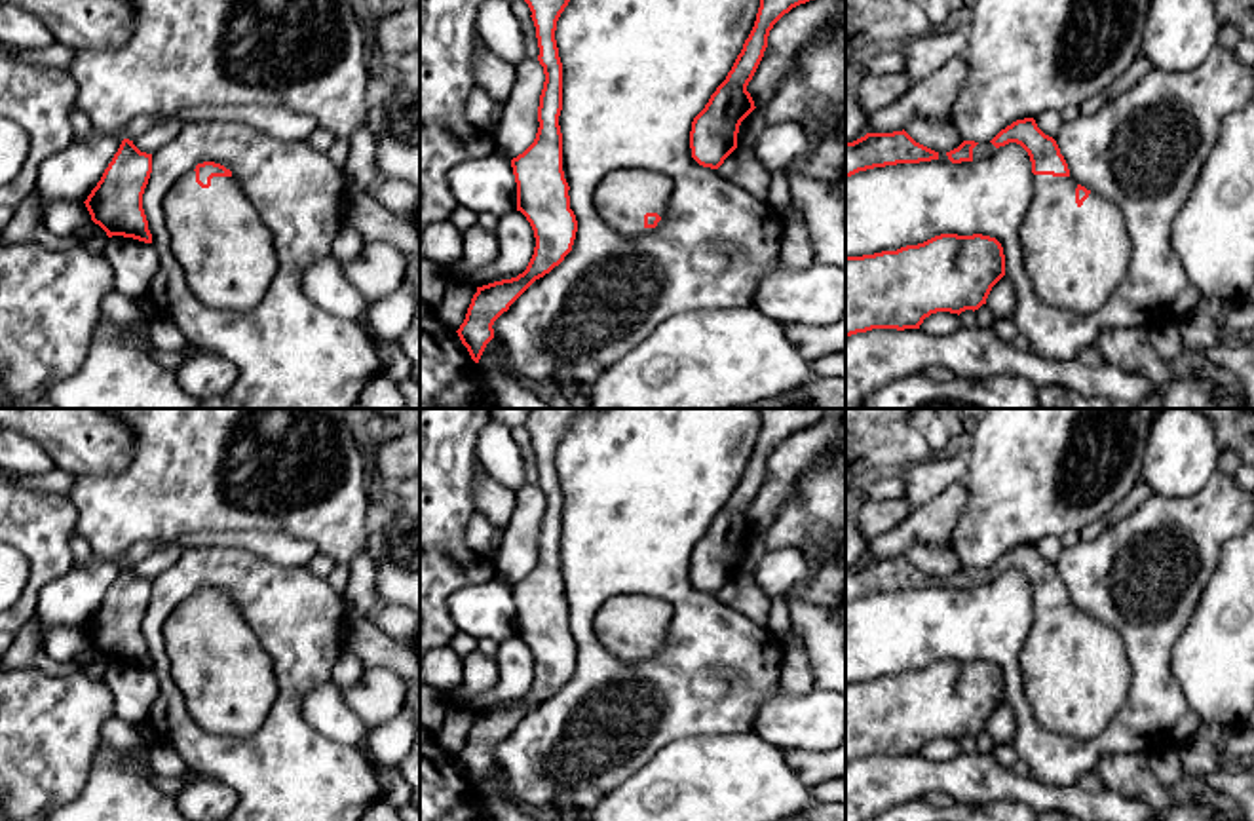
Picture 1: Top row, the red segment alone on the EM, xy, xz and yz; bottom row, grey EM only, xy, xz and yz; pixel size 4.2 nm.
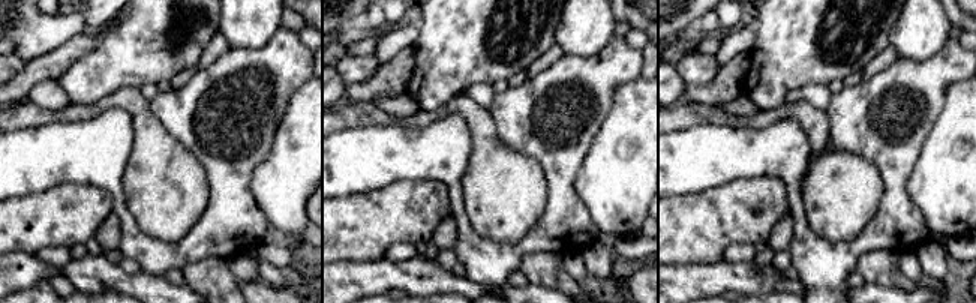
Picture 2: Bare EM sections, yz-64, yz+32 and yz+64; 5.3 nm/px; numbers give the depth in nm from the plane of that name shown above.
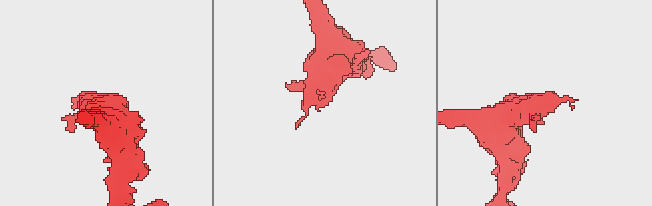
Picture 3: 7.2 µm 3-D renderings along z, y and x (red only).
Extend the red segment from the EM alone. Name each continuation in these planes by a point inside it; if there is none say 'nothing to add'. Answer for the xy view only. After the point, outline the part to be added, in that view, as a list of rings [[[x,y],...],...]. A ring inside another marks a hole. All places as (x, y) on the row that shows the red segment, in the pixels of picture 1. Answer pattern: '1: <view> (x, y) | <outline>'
1: xy (228, 257) | [[[188,171],[165,194],[163,220],[186,283],[205,306],[239,312],[262,300],[279,272],[279,262],[272,232],[234,177],[213,177],[211,186],[201,188],[196,171]]]

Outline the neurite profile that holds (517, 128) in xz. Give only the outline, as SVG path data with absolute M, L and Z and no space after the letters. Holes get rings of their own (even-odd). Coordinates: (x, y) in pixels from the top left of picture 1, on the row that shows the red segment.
M522 57L517 78L494 131L496 152L505 160L522 154L536 139L540 122L538 106L545 74L538 59Z

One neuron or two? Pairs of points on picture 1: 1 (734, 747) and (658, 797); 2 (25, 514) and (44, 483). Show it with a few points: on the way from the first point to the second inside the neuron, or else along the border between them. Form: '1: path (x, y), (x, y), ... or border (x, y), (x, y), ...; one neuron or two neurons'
1: path (715, 766), (684, 797), (677, 797); one neuron
2: border (19, 483), (63, 495); two neurons

